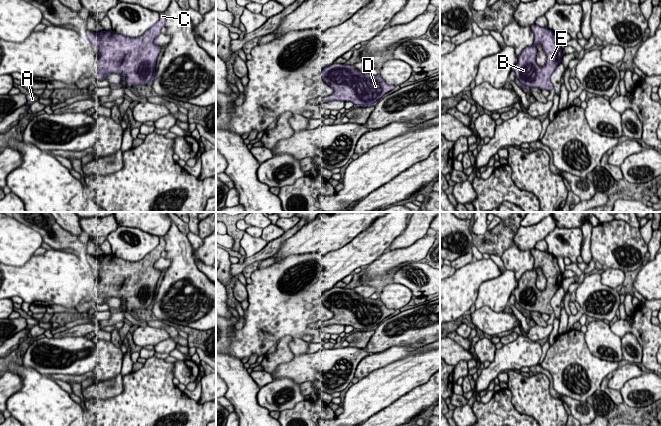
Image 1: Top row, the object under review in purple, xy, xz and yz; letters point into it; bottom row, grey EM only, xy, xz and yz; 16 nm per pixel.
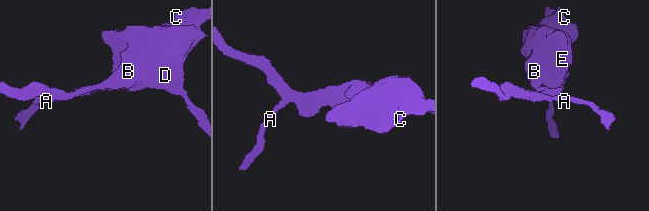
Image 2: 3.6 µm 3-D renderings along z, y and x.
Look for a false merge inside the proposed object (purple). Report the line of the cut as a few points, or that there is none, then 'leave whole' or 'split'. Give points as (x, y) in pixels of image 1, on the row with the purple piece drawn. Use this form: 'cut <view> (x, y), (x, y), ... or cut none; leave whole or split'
cut none; leave whole

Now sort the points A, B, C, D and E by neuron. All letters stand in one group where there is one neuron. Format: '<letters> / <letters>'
A B C D E

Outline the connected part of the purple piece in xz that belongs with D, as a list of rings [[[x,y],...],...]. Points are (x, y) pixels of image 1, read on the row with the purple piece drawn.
[[[334,63],[321,72],[323,81],[334,92],[323,98],[323,102],[334,100],[350,101],[361,107],[371,106],[378,102],[386,93],[395,88],[387,84],[380,75],[365,74],[354,65]]]

